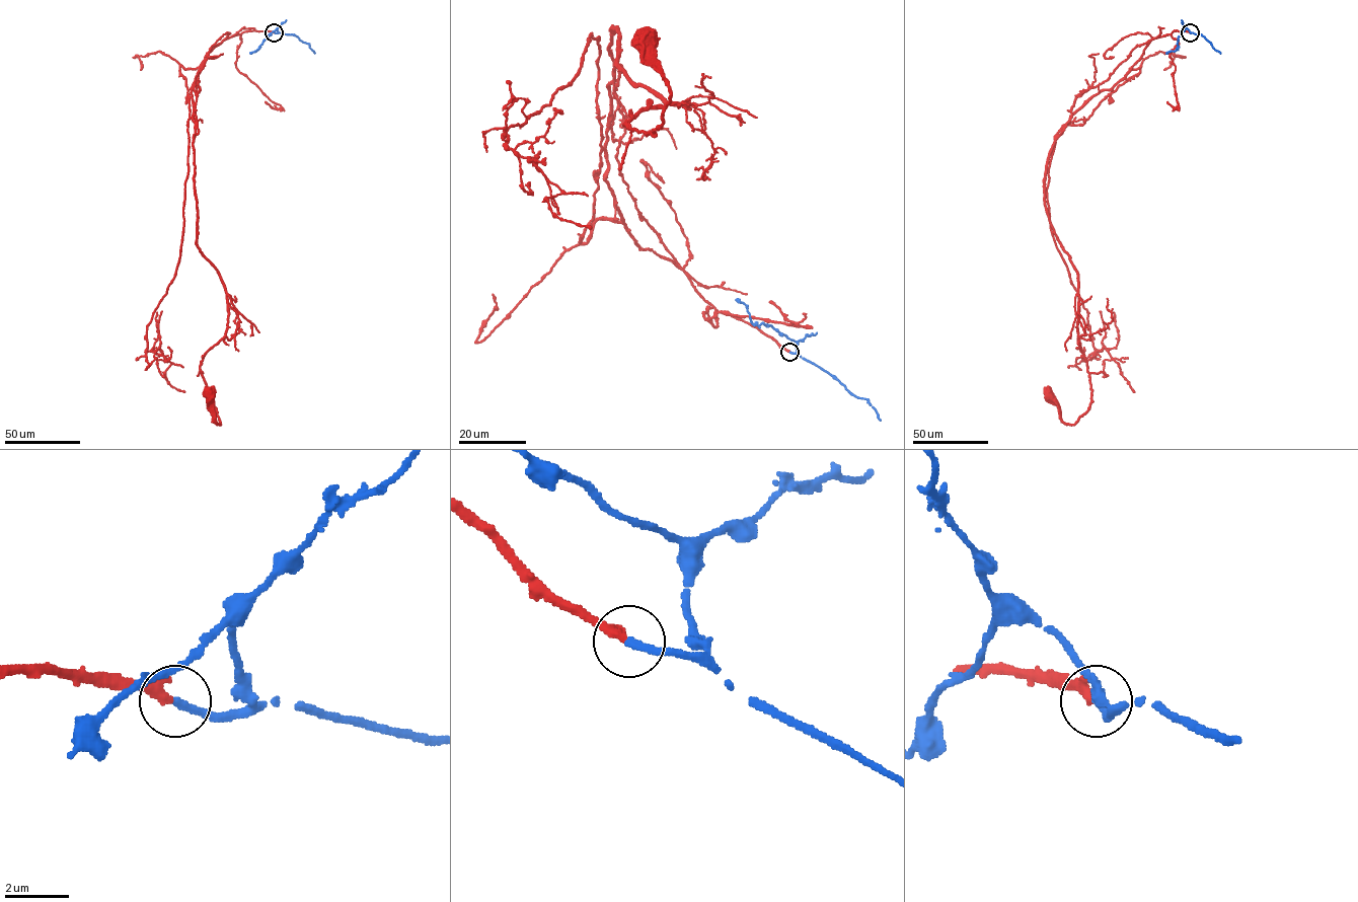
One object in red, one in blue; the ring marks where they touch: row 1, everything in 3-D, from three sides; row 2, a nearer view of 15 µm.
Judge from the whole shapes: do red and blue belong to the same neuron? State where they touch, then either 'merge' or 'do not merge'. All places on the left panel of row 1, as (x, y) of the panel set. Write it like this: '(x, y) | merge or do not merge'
(274, 32) | merge

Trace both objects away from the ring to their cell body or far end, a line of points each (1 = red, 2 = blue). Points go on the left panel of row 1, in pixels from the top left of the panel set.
1: (274, 32), (226, 38), (192, 88), (197, 243), (228, 312), (200, 366), (211, 396)
2: (275, 32), (294, 34), (308, 44), (314, 53)

